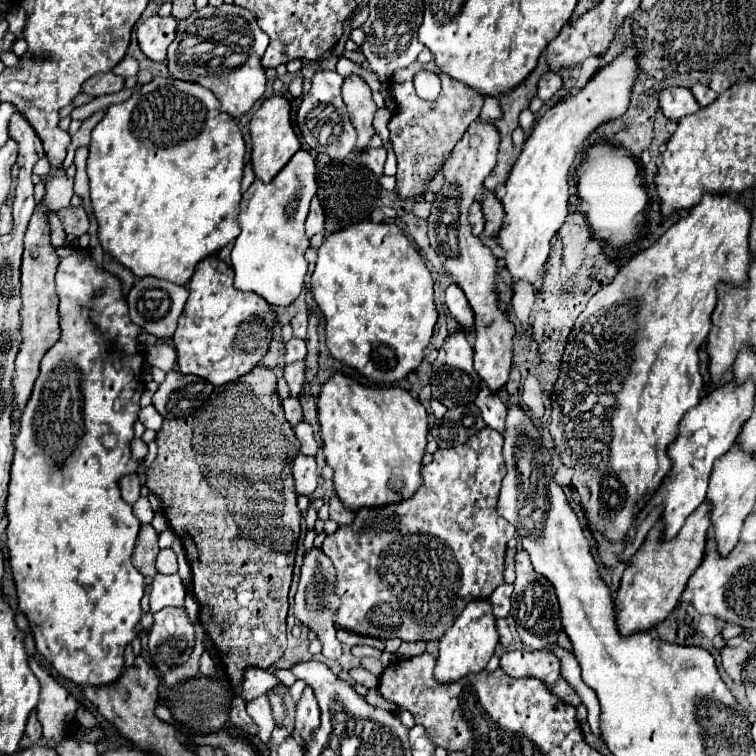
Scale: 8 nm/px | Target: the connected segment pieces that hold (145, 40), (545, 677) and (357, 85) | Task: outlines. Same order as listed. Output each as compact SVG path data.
M154 15L138 27L136 39L142 53L148 59L166 61L166 49L174 41L174 33L176 33L176 19L172 15L170 17Z
M508 651L500 657L500 667L510 677L538 677L542 683L556 683L560 677L560 661L552 651Z
M358 75L346 77L344 85L342 85L342 97L344 97L344 103L348 107L350 121L358 131L356 151L368 149L368 141L374 135L372 117L378 109L376 103L372 101L372 91L370 91L368 83Z

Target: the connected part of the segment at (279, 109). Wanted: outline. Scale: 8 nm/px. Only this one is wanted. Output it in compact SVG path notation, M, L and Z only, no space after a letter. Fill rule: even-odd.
M272 95L270 99L266 99L260 109L254 113L252 121L250 121L250 137L252 137L252 165L254 165L254 173L258 179L262 179L264 183L268 183L290 159L292 155L300 149L300 139L294 131L292 125L292 107L290 107L290 99L284 95Z

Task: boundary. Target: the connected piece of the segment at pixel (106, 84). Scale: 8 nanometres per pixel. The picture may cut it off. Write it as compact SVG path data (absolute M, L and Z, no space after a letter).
M98 73L94 77L90 77L84 85L82 91L90 97L98 97L98 95L106 95L106 93L116 93L124 87L124 77L118 77L114 73Z

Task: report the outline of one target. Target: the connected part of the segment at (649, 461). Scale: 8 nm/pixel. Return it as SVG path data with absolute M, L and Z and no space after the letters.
M704 193L702 201L694 205L686 217L680 217L652 247L640 251L634 255L616 275L616 279L600 289L586 305L586 309L580 313L580 317L574 323L574 329L568 337L568 345L564 349L562 365L560 365L560 377L552 391L552 417L550 417L550 435L554 437L554 445L560 453L560 459L564 465L574 469L572 487L580 495L582 507L586 511L586 519L594 531L606 531L610 539L622 539L626 531L630 529L630 523L634 523L634 515L642 509L642 503L650 499L650 491L662 483L666 471L670 471L670 459L666 455L666 447L672 443L672 439L678 435L678 423L684 417L684 413L692 407L696 407L702 399L702 375L698 371L698 359L696 349L706 341L708 333L712 331L712 313L716 309L716 293L720 283L728 283L734 287L744 287L748 281L748 269L750 269L750 223L752 213L750 209L734 195L726 193Z

